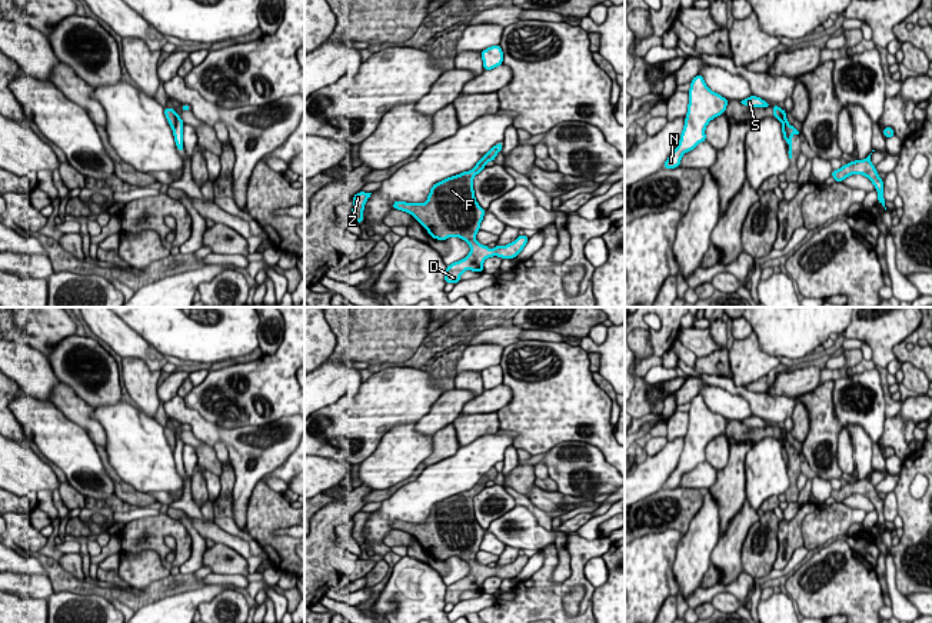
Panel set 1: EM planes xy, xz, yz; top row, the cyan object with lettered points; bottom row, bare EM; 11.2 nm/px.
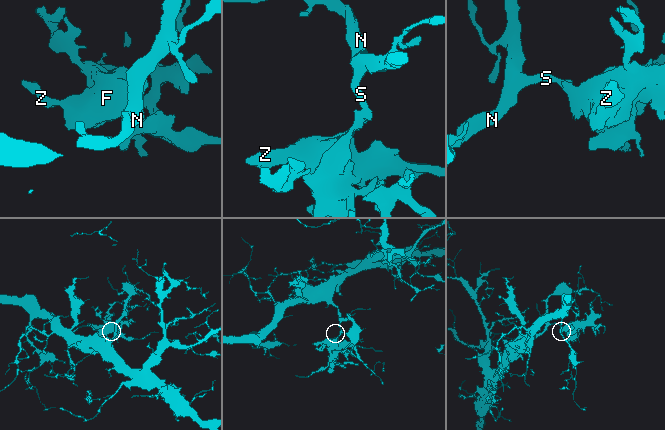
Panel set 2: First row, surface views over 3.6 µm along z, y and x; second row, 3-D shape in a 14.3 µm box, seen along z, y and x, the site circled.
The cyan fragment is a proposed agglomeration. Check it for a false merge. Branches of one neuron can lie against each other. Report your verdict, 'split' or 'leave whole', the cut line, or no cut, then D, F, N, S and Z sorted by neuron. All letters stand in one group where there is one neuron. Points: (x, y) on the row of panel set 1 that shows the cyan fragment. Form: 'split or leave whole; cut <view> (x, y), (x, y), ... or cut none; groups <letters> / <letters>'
split; cut xy (176, 113), (173, 132); groups D F Z / N S

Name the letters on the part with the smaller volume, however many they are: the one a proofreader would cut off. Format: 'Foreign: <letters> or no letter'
Foreign: D, F, Z

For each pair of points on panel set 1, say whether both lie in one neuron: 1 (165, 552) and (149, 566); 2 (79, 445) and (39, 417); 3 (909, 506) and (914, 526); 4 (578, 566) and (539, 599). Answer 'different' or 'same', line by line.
1: different
2: same
3: same
4: same

